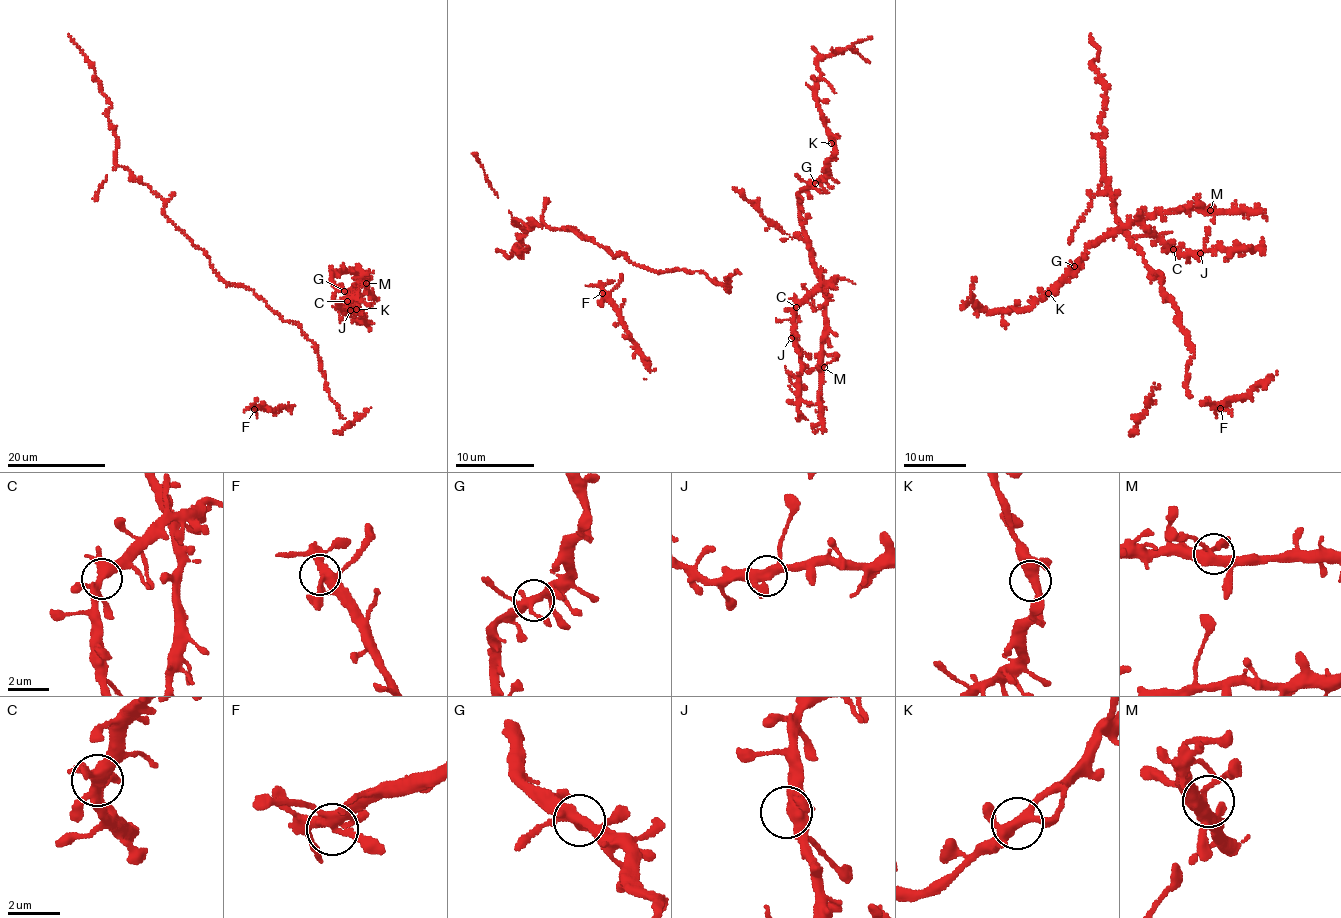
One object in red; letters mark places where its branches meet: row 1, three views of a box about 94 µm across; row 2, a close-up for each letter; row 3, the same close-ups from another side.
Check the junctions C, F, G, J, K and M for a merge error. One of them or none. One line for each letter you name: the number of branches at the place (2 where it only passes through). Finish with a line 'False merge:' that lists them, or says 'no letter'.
False merge: no letter

